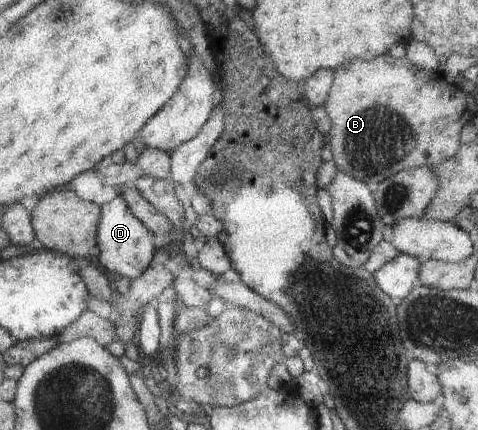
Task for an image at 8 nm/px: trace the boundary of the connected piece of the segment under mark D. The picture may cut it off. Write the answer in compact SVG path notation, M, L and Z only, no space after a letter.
M119 195L113 201L102 205L102 218L98 229L98 261L111 278L128 277L136 280L152 264L159 244L159 238L138 218Z

